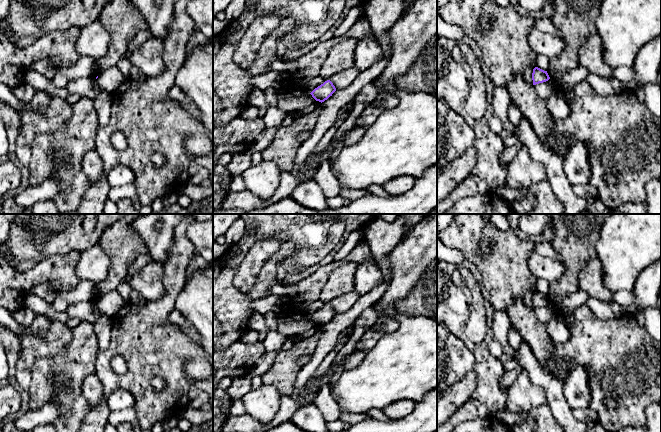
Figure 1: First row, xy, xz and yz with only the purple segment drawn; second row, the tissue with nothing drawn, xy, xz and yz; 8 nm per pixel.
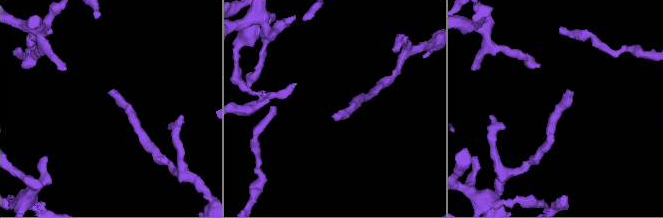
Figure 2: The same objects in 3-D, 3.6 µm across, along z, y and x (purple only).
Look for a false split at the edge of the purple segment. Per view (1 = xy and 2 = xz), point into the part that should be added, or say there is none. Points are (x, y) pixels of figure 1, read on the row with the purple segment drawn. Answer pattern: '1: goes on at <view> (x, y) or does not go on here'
1: does not go on here
2: does not go on here

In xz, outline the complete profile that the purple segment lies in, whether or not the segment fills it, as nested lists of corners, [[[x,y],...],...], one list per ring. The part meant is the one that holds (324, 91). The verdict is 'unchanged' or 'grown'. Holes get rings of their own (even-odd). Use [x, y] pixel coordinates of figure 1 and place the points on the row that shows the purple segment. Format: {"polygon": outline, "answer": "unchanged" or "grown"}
{"polygon": [[[330,80],[325,81],[323,84],[315,88],[310,94],[319,102],[324,102],[336,91],[335,86]]], "answer": "unchanged"}

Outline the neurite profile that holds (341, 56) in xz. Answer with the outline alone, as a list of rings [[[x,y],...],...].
[[[355,38],[345,39],[334,45],[324,60],[319,75],[329,79],[333,75],[354,66],[355,48],[358,44]]]

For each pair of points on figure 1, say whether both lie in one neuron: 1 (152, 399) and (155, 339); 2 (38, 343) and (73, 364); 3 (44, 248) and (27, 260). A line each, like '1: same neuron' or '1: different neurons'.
1: same neuron
2: different neurons
3: same neuron

